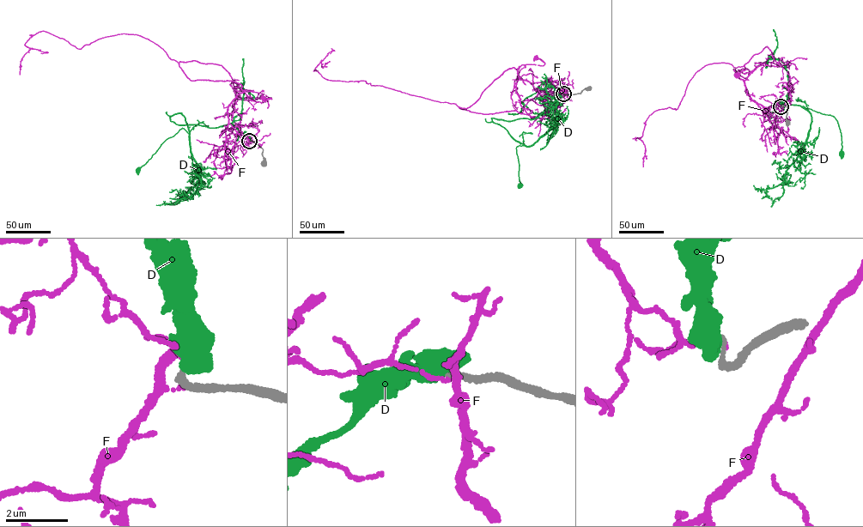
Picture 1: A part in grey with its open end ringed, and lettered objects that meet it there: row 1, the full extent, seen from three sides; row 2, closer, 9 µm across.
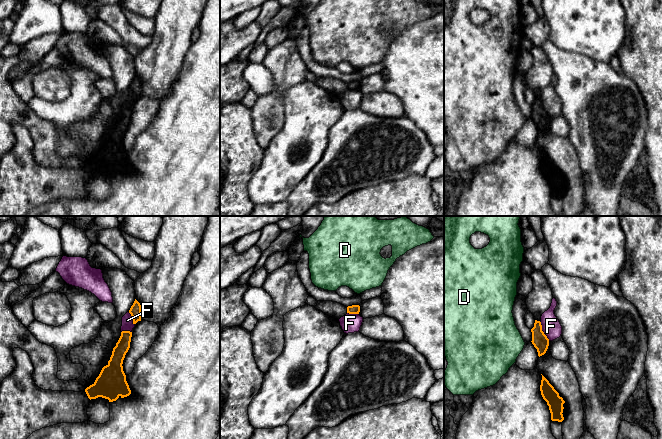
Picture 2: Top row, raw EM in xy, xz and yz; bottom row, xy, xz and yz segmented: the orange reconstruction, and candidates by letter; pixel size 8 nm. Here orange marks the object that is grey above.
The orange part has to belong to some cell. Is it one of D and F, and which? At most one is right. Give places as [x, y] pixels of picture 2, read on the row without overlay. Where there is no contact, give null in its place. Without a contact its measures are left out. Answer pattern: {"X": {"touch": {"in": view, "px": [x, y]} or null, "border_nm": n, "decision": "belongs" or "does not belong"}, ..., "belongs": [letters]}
{"D": {"touch": null, "decision": "does not belong"}, "F": {"touch": {"in": "yz", "px": [542, 107]}, "border_nm": 180, "decision": "does not belong"}, "belongs": []}

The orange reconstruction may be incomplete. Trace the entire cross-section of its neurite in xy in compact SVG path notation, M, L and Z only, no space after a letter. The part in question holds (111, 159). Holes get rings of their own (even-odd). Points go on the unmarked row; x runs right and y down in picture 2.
M122 107L113 124L108 140L104 142L95 158L81 168L52 167L39 164L32 153L34 143L28 129L20 124L13 125L16 137L14 147L0 160L0 216L26 216L33 208L61 199L88 197L87 183L91 175L102 173L109 178L131 170L123 147L123 136L130 124L132 108Z

